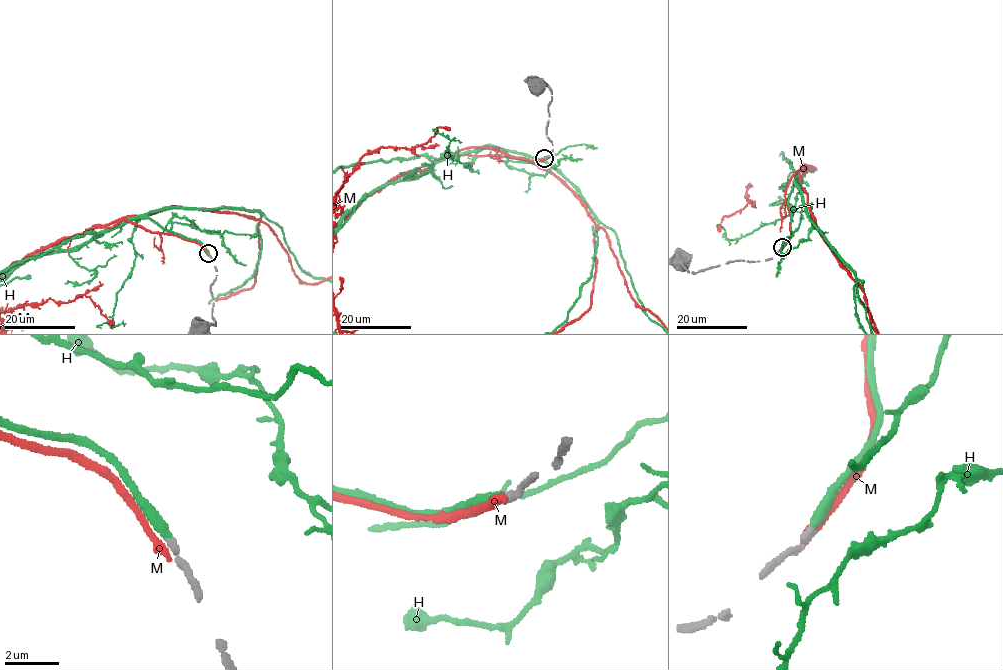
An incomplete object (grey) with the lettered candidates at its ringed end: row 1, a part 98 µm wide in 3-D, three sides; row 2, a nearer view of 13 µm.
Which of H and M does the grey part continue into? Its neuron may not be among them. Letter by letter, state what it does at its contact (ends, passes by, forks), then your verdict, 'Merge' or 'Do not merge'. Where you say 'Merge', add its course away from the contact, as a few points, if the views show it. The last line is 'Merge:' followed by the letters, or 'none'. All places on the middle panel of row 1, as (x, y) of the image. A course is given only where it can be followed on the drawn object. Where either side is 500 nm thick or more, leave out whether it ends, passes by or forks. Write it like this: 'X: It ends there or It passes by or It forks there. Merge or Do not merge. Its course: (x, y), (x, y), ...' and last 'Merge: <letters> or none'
H: It ends there. Merge
M: It ends there. Do not merge
Merge: H

